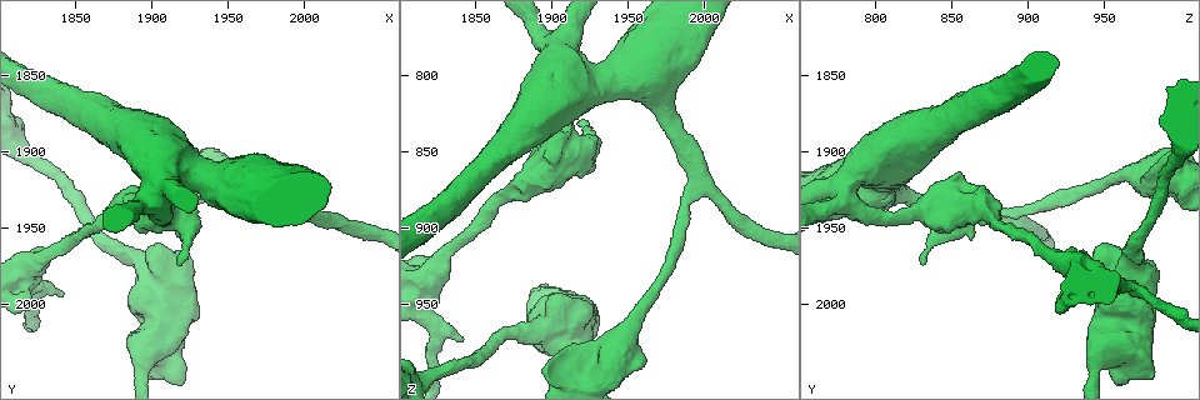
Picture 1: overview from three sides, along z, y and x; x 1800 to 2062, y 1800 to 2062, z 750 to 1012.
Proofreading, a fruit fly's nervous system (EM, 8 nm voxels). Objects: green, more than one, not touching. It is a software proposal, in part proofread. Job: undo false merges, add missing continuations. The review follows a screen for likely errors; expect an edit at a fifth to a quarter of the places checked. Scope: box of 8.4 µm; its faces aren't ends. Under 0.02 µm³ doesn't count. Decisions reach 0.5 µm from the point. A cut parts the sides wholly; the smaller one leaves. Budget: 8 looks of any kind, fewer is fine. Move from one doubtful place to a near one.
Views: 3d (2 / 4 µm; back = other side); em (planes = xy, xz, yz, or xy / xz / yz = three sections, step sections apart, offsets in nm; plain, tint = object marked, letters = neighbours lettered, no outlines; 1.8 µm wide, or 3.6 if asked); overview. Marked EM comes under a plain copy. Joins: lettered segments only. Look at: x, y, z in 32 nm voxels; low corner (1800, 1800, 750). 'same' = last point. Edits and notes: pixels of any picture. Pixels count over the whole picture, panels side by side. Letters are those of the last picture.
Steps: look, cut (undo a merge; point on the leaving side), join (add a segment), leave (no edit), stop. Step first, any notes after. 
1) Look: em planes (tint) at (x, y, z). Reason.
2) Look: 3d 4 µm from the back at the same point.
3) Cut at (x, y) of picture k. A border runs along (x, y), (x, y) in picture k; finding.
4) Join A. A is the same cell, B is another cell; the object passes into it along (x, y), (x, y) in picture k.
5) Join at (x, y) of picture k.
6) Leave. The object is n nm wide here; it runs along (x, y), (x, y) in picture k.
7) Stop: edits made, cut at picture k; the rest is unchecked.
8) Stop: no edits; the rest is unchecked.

Look: em xy step 4 (letters) at (1926, 1920, 992). Abrupt turn.

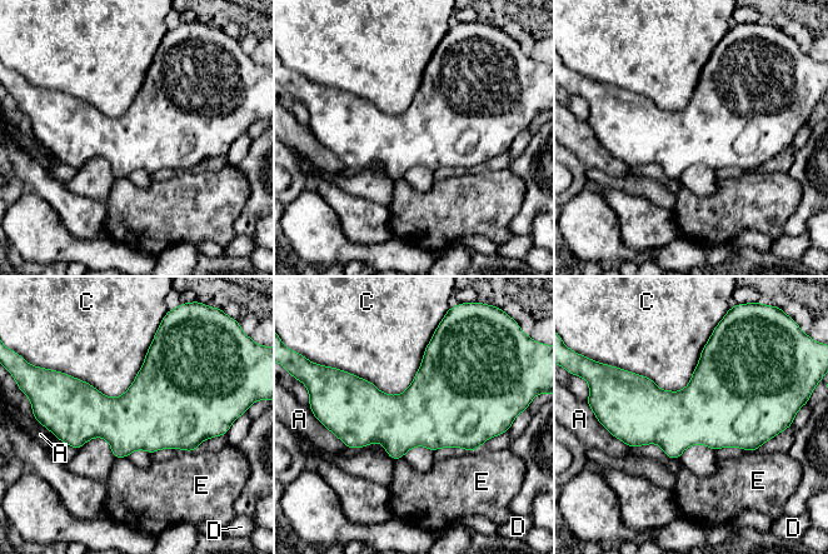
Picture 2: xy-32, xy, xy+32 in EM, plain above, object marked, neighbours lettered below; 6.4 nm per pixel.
Leave. The object is 480 nm wide here; A, C, D and E are other cells; a border runs along (155, 333), (119, 395), (60, 372) in picture 2; one neuron here.

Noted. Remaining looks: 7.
Look: 3d 4 µm at (1822, 1972, 930).

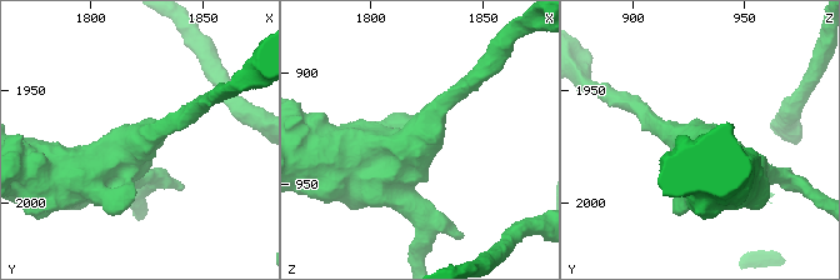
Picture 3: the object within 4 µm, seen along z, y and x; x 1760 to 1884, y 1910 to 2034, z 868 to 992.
Look: em 3.6 µm yz step 16 (letters) at (1823, 1971, 928).

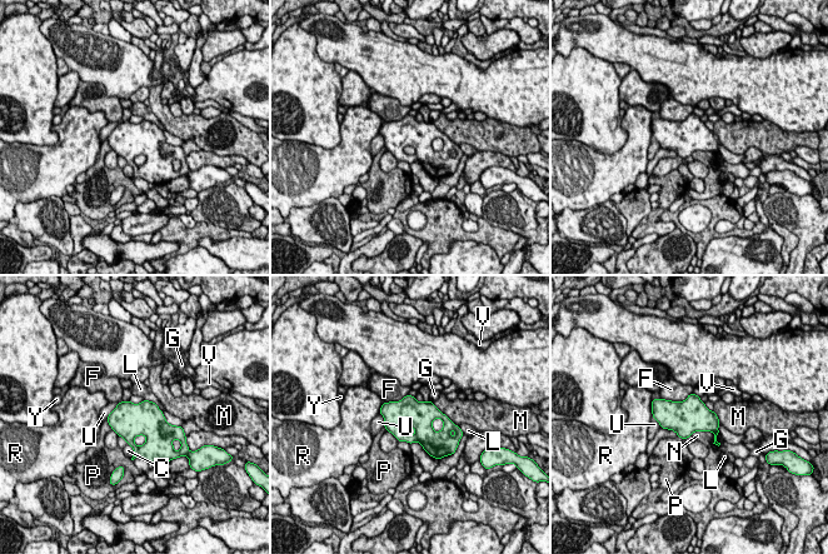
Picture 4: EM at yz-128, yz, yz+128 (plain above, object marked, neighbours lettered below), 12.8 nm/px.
Leave. C, F, G, L, M, N, P, R, U, V and Y are other cells; a border runs along (691, 435), (711, 432), (714, 442) in picture 4; continuous, no second neuron.

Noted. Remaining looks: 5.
Look: em 3.6 µm planes (tint) at (1902, 1930, 780).

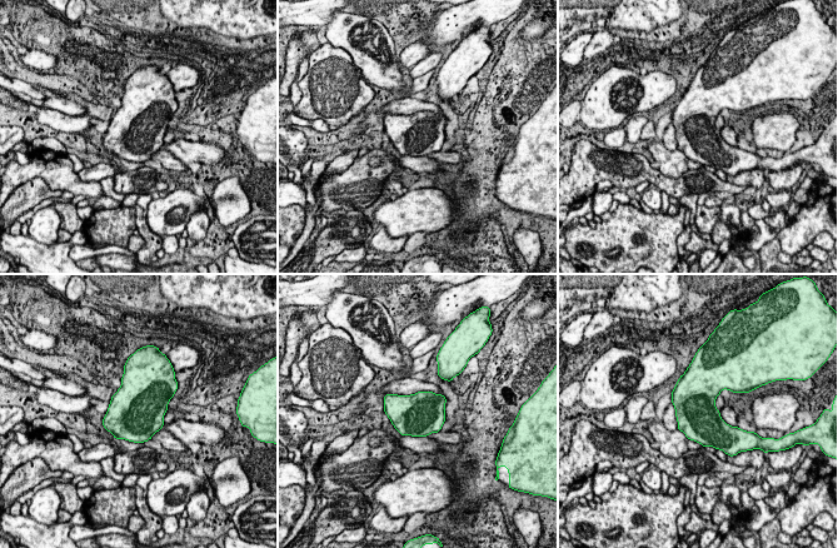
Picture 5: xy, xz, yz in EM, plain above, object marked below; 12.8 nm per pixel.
Look: em 3.6 µm planes (letters) at the same point. See the neighbours.

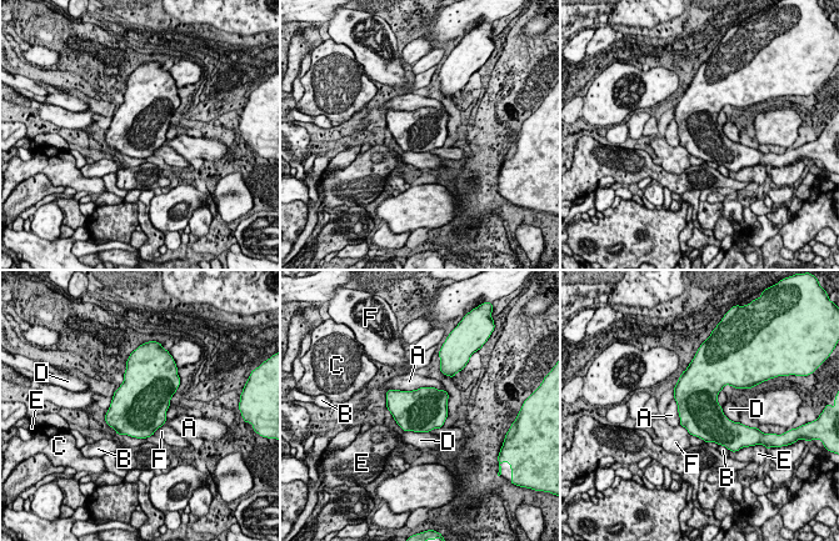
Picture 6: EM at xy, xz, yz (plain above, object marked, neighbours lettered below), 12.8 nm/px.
Leave. A, B, C, D, E and F are other cells; all the same neuron.

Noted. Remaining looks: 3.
Stop: no edits; the rest is unchecked.

